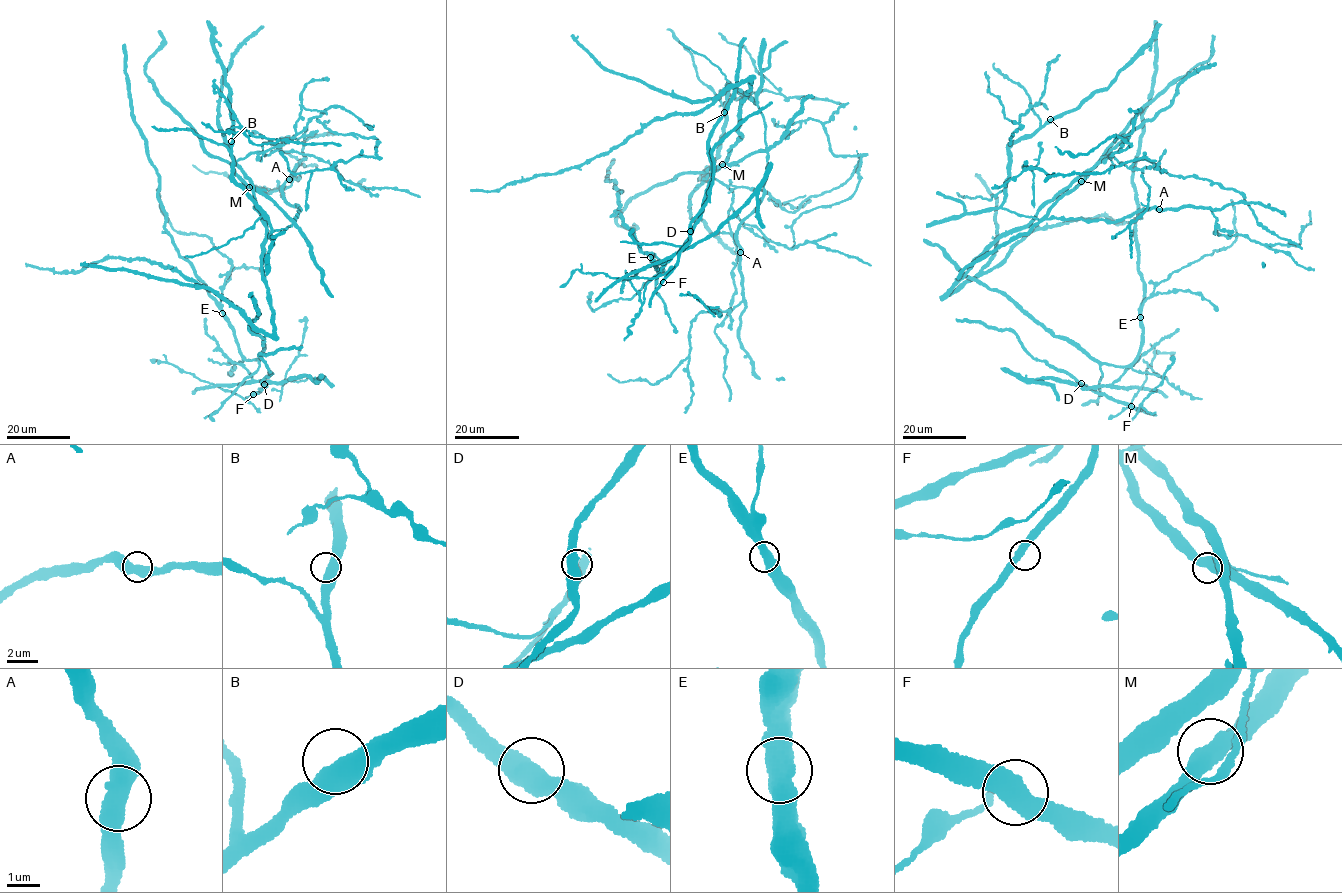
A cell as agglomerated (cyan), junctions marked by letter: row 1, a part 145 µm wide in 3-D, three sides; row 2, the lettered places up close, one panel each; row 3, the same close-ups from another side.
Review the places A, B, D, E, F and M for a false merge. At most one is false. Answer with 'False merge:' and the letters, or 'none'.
False merge: none

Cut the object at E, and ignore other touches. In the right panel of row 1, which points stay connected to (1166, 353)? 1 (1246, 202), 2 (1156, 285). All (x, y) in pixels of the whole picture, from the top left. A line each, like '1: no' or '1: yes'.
1: yes
2: no

